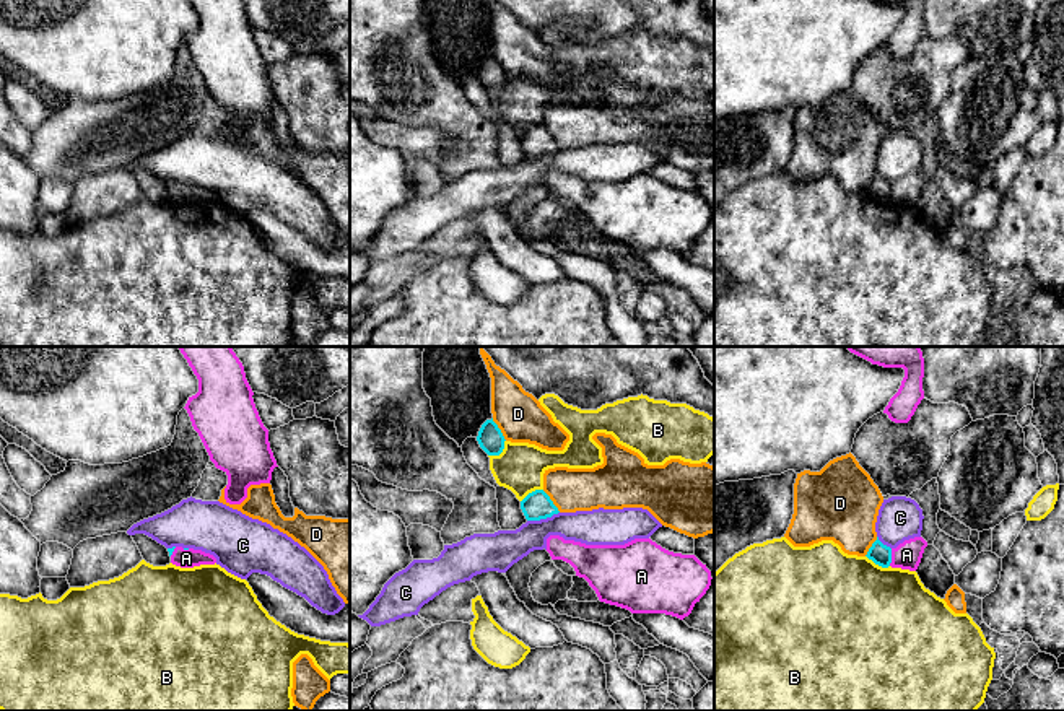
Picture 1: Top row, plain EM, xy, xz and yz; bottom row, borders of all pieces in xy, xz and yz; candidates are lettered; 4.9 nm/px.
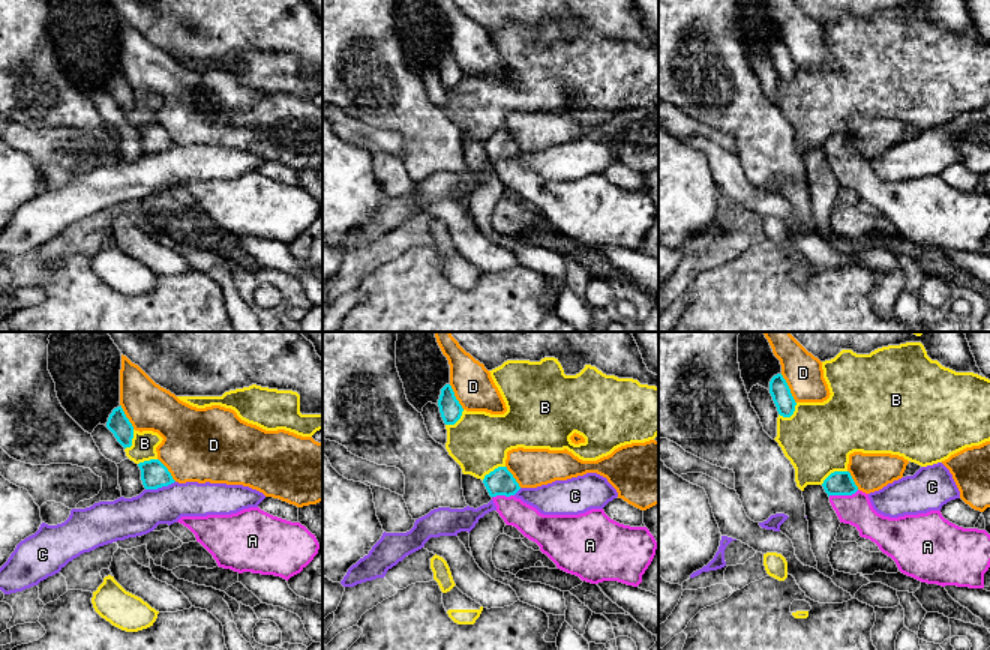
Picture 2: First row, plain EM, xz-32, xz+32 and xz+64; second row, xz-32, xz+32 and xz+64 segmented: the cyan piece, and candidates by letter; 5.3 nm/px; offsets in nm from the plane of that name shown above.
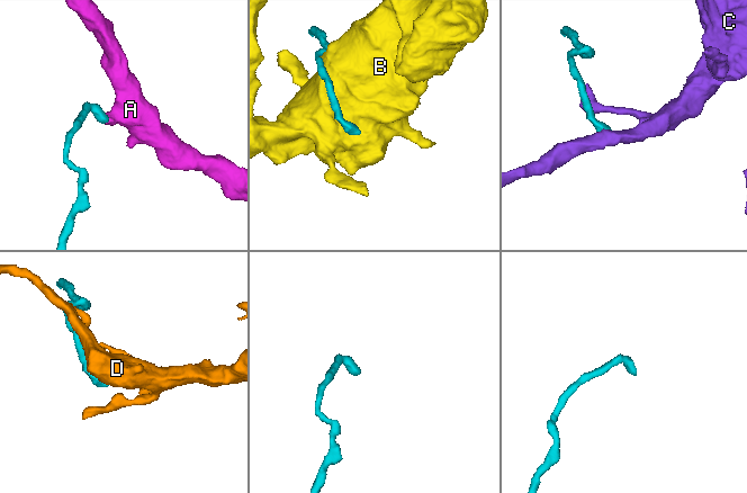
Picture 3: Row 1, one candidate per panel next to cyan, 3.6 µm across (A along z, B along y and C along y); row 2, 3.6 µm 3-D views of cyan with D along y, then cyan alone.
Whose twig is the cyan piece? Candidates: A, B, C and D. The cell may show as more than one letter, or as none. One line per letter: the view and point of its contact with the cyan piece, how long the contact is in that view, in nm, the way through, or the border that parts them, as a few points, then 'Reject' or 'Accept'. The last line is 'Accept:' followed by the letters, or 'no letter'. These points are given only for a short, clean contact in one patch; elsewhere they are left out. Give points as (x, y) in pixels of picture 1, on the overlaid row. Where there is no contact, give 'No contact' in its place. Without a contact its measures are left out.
A: Touches cyan at yz (890, 557). Shared border 90 nm. Path across: yz (879, 553), (890, 557), (907, 555). Accept
B: Touches cyan at xz (500, 453). Shared border 120 nm. Reject
C: Touches cyan at xz (542, 518). Shared border 170 nm. Boundary: xz (558, 511), (527, 521). Reject
D: Touches cyan at xz (500, 430). Shared border 130 nm. Reject
Accept: A

